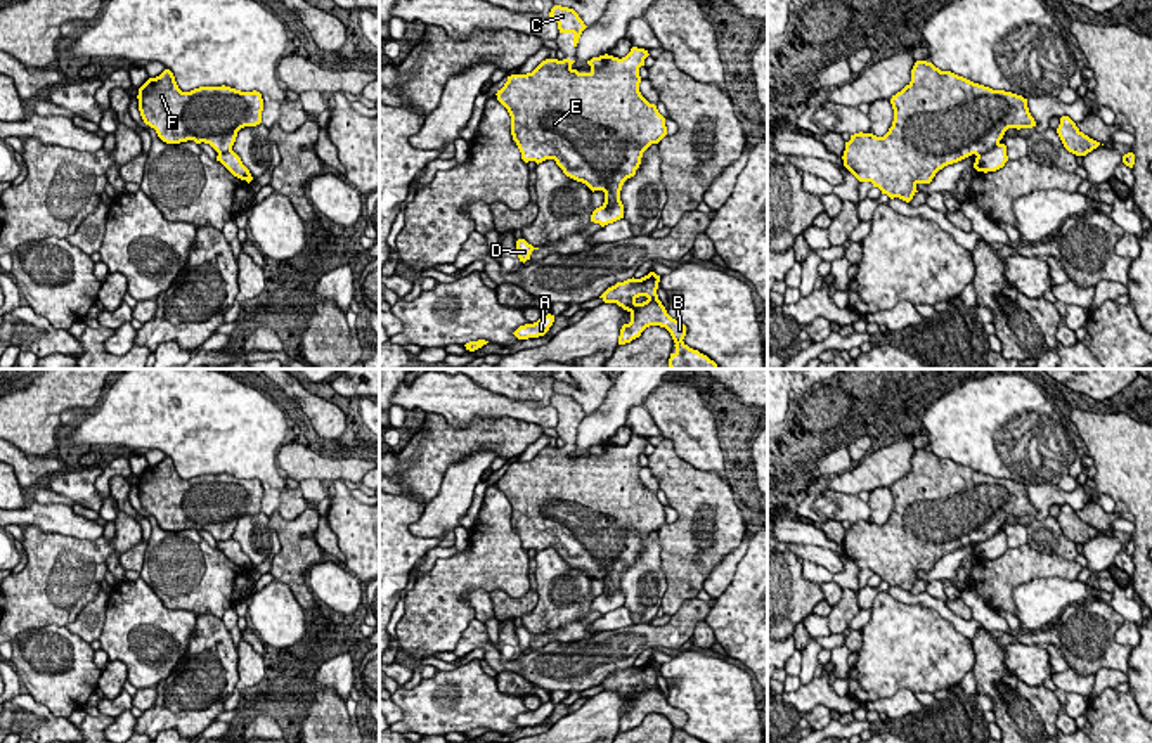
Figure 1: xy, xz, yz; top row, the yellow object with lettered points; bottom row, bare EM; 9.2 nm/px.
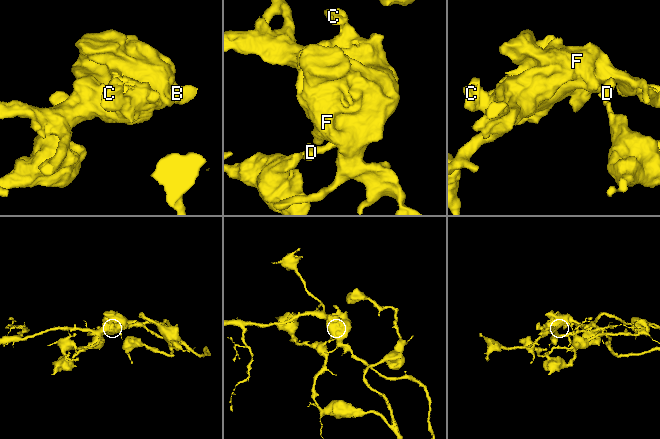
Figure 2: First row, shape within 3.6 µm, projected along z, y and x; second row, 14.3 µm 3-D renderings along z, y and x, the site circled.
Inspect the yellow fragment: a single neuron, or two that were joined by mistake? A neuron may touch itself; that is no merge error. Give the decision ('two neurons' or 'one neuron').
two neurons

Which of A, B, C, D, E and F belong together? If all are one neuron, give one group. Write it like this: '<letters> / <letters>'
A B C E F / D

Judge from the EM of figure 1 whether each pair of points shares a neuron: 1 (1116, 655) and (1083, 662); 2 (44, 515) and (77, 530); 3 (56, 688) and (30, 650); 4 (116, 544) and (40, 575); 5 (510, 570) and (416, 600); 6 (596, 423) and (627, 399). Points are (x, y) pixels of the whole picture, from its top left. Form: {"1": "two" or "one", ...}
{"1": "one", "2": "one", "3": "one", "4": "one", "5": "one", "6": "one"}

